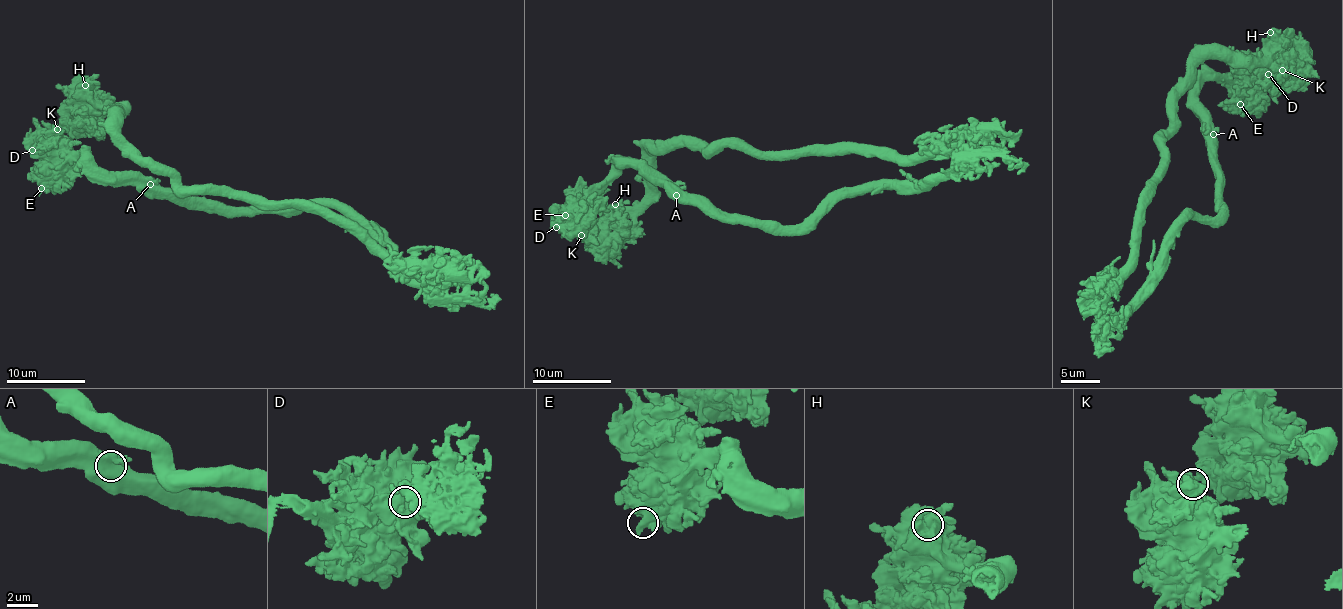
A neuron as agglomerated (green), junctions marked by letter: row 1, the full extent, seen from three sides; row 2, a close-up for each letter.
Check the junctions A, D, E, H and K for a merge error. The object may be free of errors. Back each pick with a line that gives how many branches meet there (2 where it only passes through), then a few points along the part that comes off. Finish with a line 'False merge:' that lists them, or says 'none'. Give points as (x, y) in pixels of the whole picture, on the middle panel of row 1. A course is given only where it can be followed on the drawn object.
K: Branches: 2. Course of the part to remove: (581, 235), (591, 194), (624, 165), (795, 227), (966, 155), (1007, 158)
False merge: K

